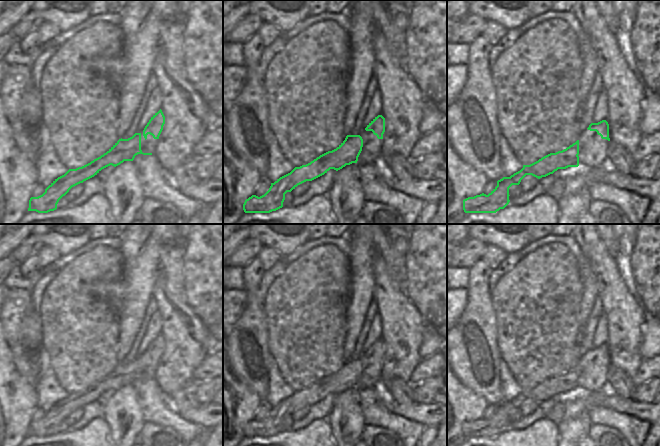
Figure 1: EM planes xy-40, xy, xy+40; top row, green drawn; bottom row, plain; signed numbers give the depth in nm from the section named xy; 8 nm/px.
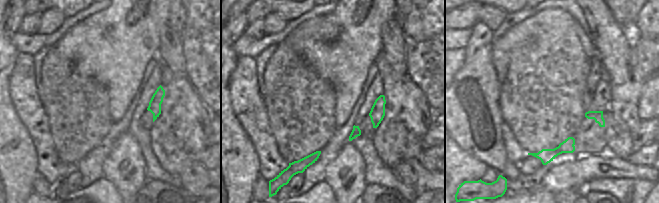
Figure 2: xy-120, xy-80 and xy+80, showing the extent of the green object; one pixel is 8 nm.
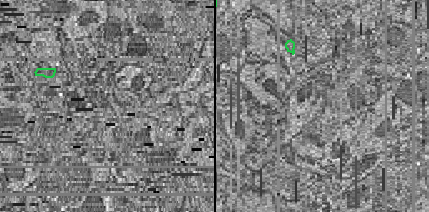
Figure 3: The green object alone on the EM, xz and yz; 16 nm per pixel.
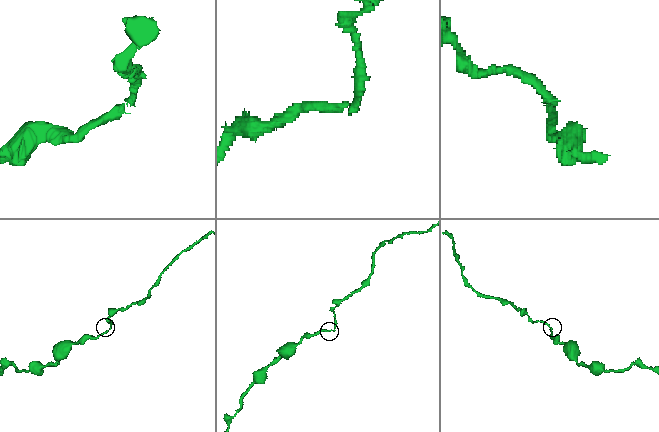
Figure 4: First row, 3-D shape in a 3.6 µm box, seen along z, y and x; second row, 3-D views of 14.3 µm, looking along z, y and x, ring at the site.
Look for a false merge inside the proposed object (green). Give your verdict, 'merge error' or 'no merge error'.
no merge error

